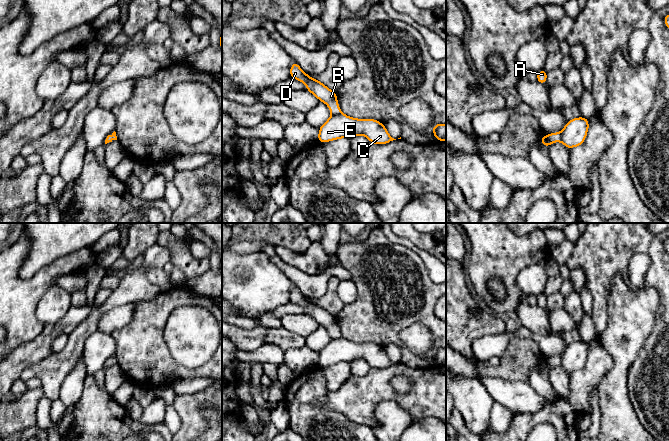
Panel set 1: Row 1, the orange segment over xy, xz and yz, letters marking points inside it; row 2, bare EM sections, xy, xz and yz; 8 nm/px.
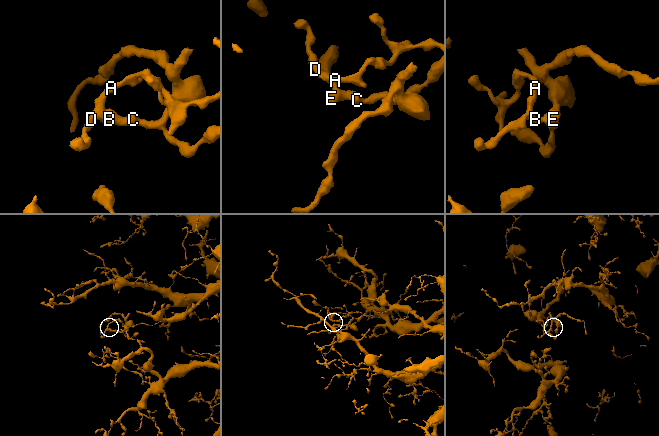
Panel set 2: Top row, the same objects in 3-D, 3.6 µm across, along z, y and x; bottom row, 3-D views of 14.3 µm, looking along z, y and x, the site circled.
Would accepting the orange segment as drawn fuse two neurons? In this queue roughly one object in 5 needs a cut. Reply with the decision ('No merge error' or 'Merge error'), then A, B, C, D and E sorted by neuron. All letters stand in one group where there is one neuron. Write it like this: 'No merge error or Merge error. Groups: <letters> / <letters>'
Merge error. Groups: A B D / C E

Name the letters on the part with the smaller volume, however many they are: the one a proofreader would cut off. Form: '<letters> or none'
C, E

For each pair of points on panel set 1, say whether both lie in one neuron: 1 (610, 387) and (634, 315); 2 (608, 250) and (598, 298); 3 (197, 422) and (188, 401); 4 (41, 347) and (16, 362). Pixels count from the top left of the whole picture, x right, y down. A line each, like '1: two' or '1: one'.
1: one
2: one
3: one
4: one

